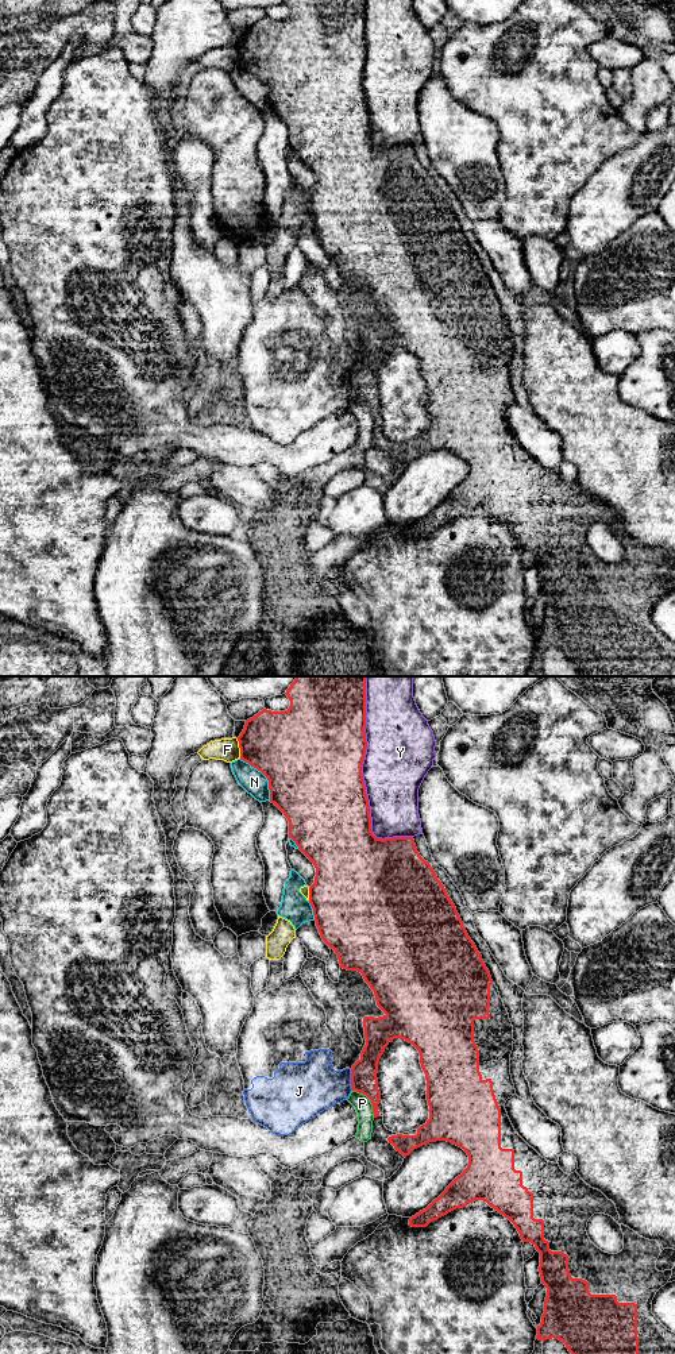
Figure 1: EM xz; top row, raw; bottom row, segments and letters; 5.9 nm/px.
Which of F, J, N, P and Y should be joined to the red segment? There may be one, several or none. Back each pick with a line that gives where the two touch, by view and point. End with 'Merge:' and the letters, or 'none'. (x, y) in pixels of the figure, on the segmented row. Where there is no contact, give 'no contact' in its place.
Merge: none

